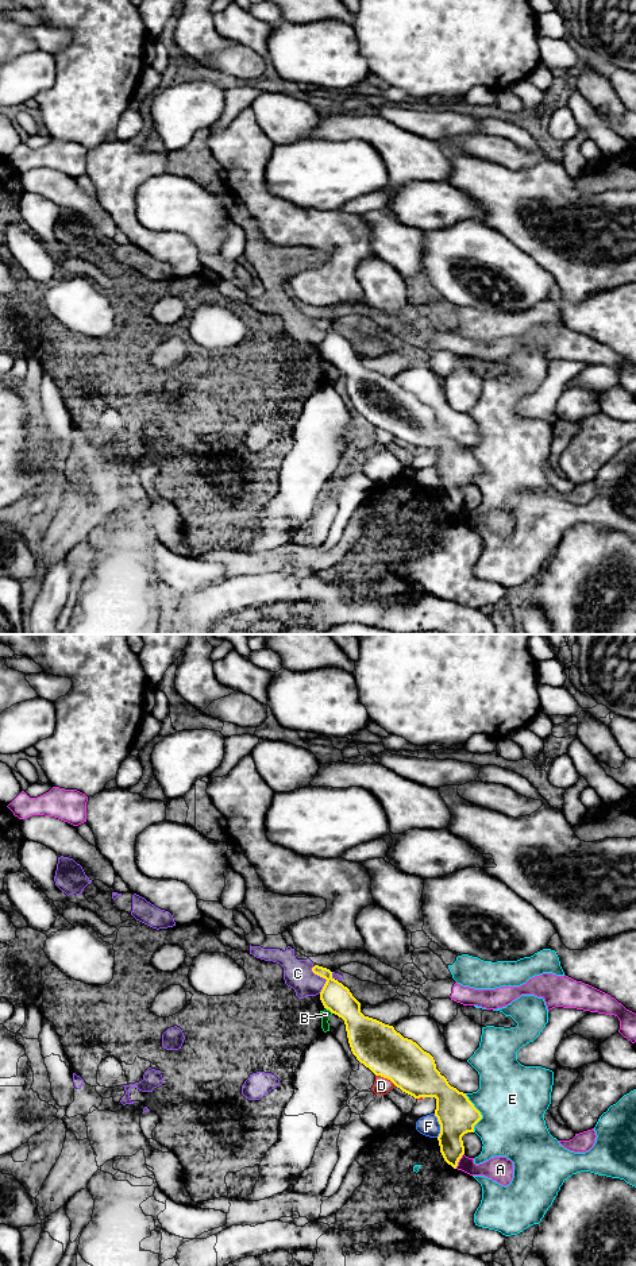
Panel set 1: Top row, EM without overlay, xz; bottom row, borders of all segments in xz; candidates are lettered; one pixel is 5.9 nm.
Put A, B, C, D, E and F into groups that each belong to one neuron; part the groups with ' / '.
A / B C / D / E / F

